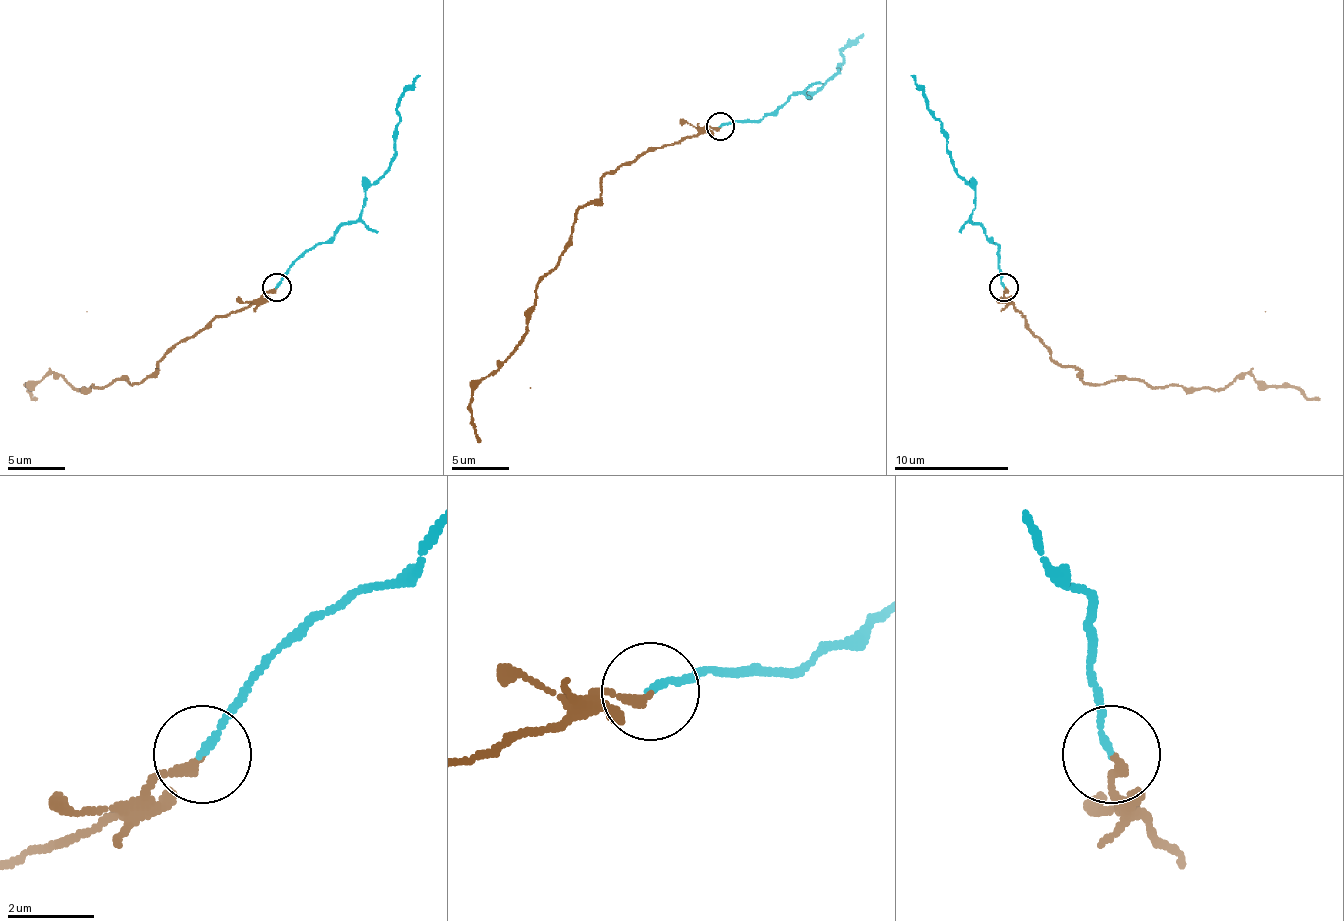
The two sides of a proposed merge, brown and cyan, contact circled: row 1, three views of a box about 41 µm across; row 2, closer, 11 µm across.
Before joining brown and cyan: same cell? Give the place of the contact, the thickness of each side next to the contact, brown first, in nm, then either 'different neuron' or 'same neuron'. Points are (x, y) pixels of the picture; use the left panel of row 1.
at (277, 287); 220 nm thick on the brown side, 150 nm on the other; same neuron

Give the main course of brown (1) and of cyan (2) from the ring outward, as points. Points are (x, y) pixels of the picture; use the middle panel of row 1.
1: (721, 127), (601, 178), (535, 290), (524, 341), (472, 393), (481, 441)
2: (721, 127), (735, 121), (761, 121), (792, 95), (809, 98), (838, 70), (844, 50), (864, 33)

